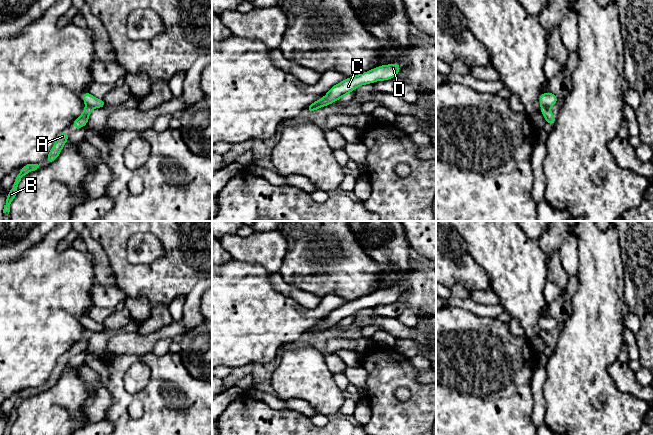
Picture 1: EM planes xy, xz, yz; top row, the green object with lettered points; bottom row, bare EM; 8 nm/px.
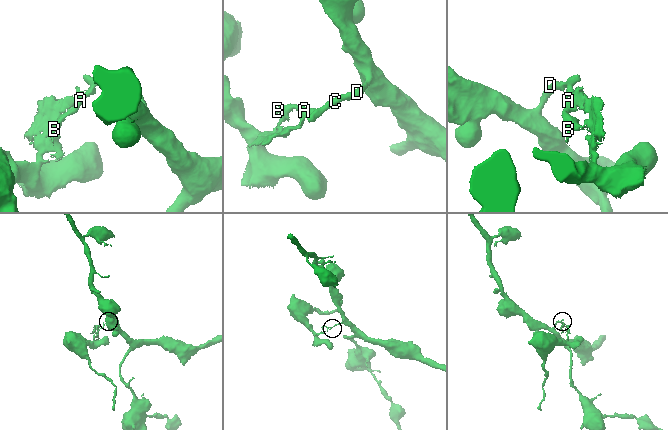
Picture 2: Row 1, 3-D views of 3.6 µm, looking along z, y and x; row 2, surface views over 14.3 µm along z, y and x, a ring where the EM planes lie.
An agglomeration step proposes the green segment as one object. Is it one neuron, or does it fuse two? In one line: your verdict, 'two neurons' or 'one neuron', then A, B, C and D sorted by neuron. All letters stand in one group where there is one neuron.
two neurons; groups A B / C D

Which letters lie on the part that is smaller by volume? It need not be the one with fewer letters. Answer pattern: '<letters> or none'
A, B

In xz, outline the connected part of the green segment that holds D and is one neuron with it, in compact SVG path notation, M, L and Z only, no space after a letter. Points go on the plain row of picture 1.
M392 287L388 289L381 289L371 293L370 295L363 296L353 301L348 301L338 308L331 310L328 317L321 323L314 326L313 331L307 331L309 337L315 336L318 332L328 330L338 323L346 321L346 319L361 309L372 308L376 305L385 305L393 303L398 299L401 293L401 288Z

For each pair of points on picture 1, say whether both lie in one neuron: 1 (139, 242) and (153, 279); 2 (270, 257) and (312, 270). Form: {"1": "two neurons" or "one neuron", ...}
{"1": "two neurons", "2": "two neurons"}

